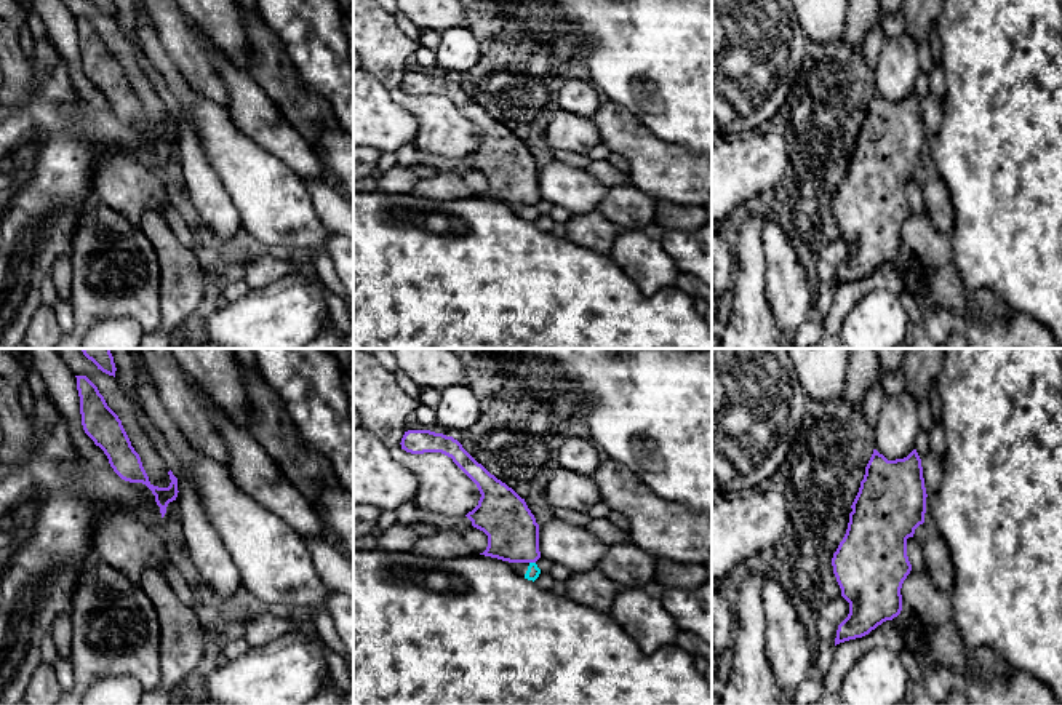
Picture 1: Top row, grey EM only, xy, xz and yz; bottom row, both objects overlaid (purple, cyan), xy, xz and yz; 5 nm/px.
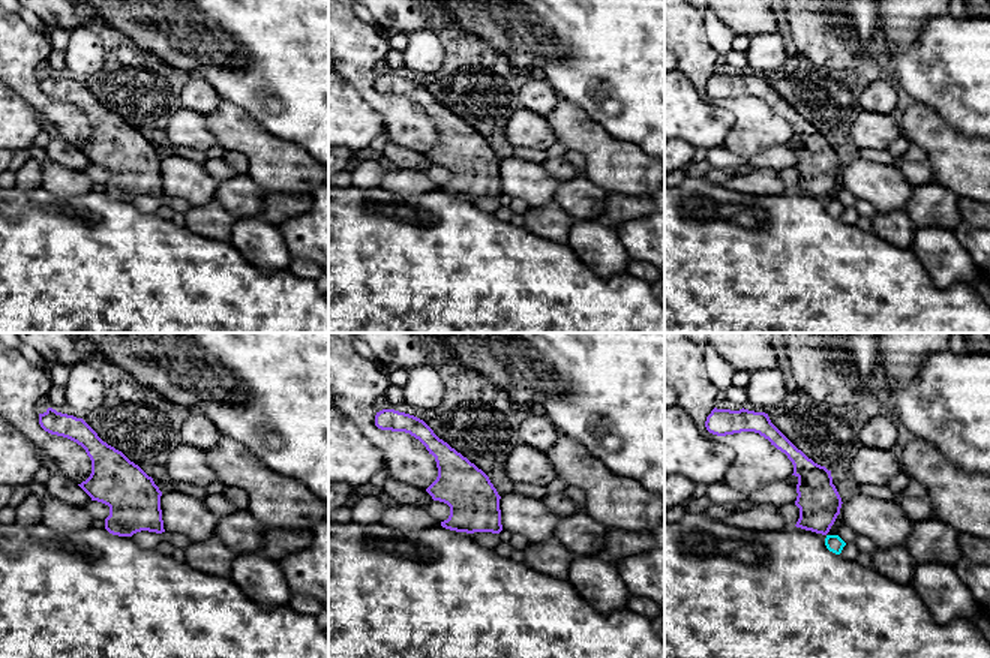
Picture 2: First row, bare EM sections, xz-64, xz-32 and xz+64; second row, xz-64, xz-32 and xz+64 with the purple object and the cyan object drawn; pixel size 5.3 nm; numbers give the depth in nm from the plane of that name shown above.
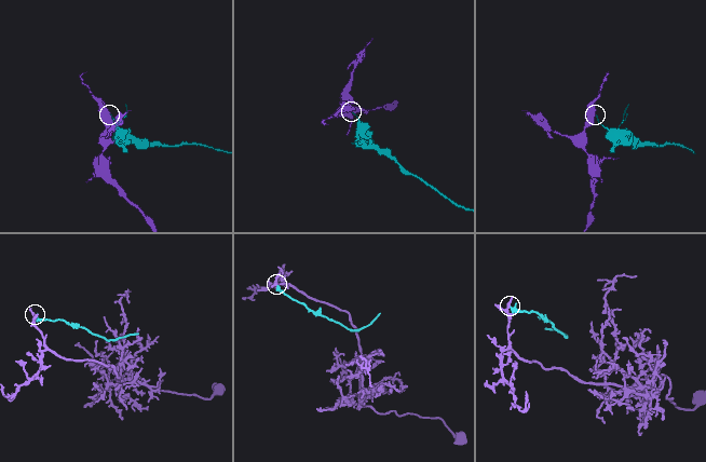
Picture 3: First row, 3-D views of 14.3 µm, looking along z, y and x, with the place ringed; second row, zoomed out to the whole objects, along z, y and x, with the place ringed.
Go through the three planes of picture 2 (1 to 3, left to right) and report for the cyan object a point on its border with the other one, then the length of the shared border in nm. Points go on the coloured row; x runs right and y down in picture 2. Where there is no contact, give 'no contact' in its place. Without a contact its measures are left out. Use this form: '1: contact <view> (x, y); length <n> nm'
1: no contact
2: no contact
3: no contact

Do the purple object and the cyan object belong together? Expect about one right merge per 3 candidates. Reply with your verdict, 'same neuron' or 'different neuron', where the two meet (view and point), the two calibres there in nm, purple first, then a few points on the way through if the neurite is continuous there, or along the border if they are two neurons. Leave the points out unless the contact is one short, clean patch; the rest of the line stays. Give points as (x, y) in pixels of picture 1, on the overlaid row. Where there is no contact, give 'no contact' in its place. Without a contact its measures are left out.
different neuron; contact xz (533, 561); calibres 260 and 70 nm; border xz (530, 561), (534, 563)

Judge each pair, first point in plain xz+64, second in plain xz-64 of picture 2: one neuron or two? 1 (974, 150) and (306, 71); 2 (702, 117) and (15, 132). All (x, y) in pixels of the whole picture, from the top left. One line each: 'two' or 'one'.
1: two
2: one

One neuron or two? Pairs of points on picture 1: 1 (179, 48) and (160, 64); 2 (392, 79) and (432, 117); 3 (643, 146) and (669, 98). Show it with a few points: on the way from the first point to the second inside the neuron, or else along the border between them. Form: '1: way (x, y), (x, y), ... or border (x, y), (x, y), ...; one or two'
1: border (155, 31), (162, 48), (191, 88); two
2: way (395, 90), (408, 103), (421, 107); one
3: border (622, 106), (659, 138), (685, 147); two

